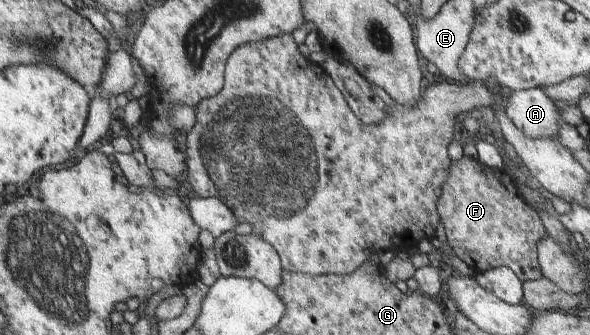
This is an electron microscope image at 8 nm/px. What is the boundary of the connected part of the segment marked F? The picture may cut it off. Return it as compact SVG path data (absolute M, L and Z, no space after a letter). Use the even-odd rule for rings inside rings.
M464 156L451 163L449 180L443 184L439 212L447 242L455 255L475 274L493 267L507 267L520 281L537 280L537 244L546 234L538 213L519 196L503 170L491 170L478 160Z

